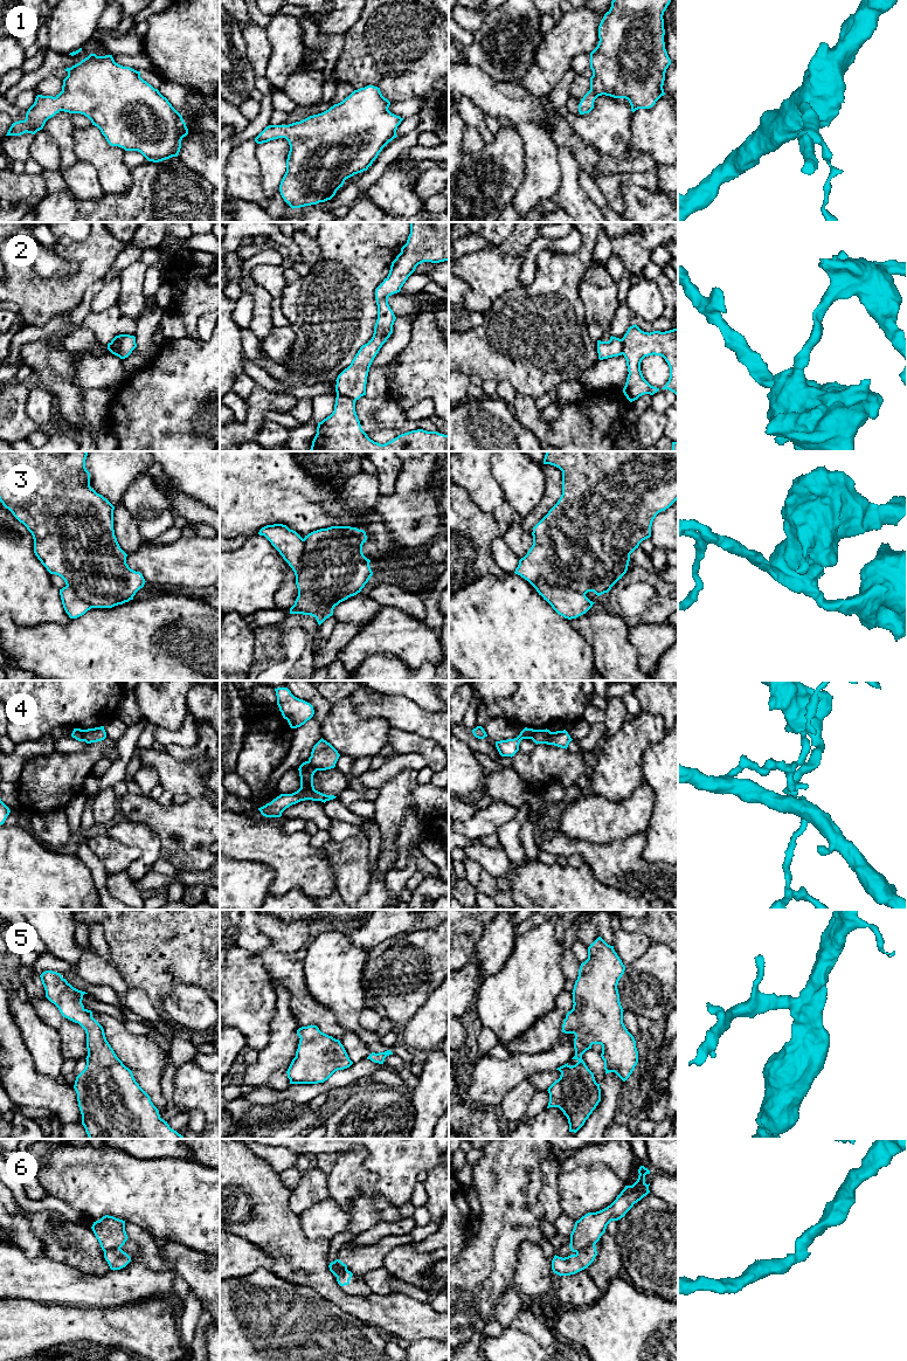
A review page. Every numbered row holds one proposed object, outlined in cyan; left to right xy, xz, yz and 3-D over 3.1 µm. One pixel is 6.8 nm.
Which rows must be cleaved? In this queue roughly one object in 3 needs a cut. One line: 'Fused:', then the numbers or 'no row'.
Fused: 2, 3, 4, 6

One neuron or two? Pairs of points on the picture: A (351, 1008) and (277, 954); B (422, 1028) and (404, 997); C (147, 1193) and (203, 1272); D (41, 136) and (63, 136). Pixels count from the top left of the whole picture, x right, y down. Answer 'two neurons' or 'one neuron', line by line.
A: two neurons
B: two neurons
C: two neurons
D: two neurons

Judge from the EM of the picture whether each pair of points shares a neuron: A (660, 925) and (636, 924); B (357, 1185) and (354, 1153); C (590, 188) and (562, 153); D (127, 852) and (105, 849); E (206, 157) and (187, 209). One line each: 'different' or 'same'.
A: same
B: same
C: different
D: same
E: different

